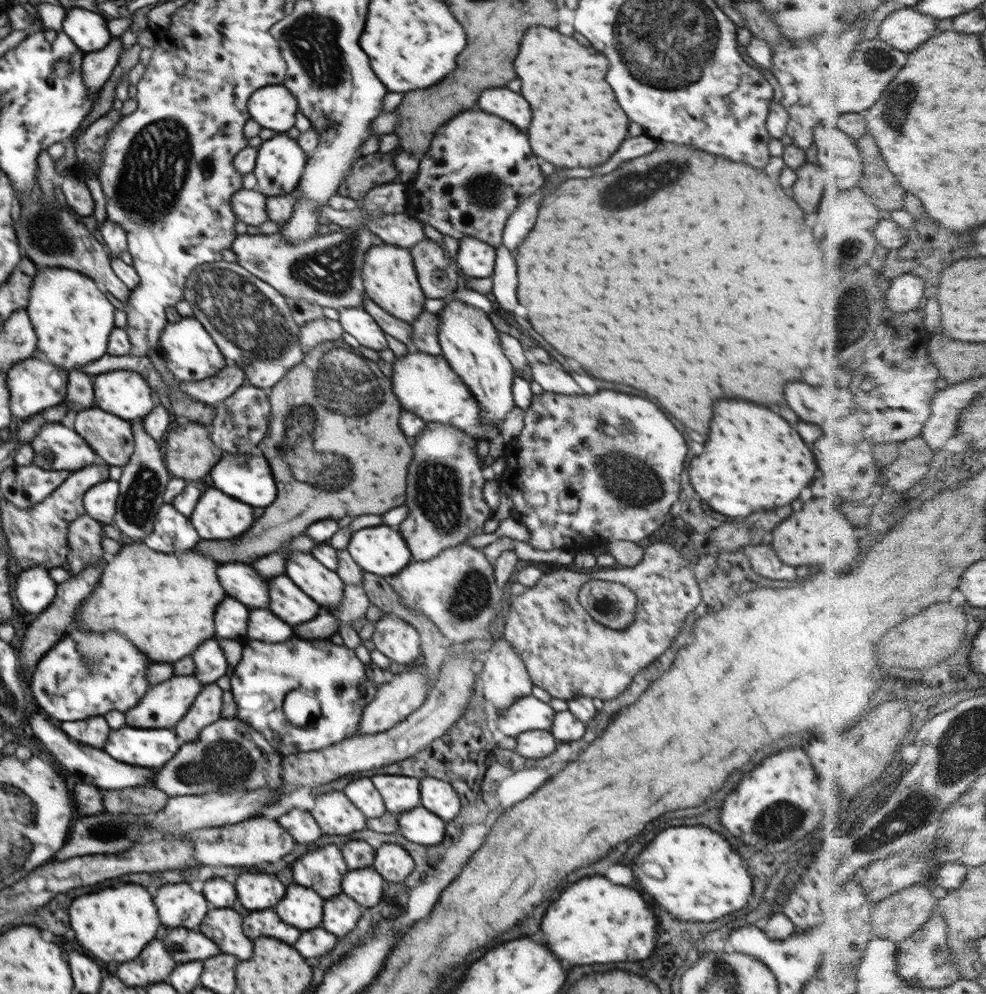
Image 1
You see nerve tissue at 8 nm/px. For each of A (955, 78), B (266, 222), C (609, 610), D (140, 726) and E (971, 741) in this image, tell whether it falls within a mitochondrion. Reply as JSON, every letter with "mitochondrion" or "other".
{"A":"other","B":"other","C":"mitochondrion","D":"other","E":"mitochondrion"}

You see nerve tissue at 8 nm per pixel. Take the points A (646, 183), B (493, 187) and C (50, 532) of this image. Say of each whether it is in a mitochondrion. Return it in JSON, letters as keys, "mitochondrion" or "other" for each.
{"A":"mitochondrion","B":"mitochondrion","C":"other"}

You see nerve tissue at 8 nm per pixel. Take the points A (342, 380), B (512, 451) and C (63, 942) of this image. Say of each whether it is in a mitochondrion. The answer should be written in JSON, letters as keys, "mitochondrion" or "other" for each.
{"A":"mitochondrion","B":"other","C":"other"}

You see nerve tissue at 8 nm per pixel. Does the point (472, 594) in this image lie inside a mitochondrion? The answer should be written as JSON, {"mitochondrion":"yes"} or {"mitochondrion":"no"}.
{"mitochondrion":"yes"}

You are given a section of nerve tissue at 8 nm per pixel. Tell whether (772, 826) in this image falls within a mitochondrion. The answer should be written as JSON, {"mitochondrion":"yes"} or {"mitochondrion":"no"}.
{"mitochondrion":"yes"}

